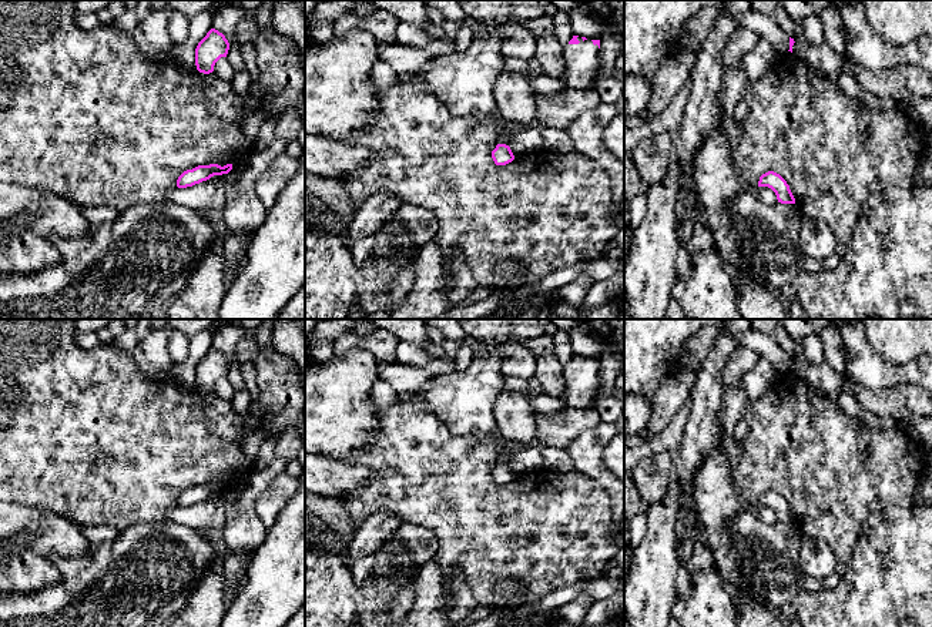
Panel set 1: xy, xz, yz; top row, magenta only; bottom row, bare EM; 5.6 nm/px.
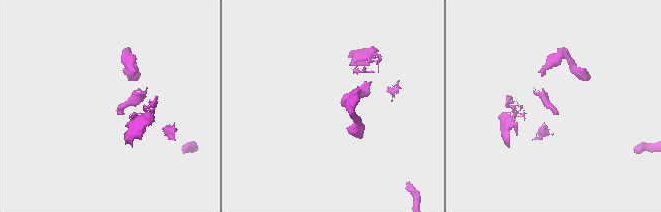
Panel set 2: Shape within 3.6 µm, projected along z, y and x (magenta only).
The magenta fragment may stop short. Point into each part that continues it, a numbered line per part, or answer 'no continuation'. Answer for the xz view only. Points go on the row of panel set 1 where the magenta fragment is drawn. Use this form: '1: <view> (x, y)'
1: xz (582, 64)

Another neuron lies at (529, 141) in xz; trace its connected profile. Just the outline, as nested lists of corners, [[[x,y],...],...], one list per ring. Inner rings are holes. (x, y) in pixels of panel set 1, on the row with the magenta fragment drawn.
[[[536,124],[526,127],[526,130],[519,134],[509,135],[504,133],[497,144],[509,145],[514,157],[534,154],[544,150],[542,127]]]

